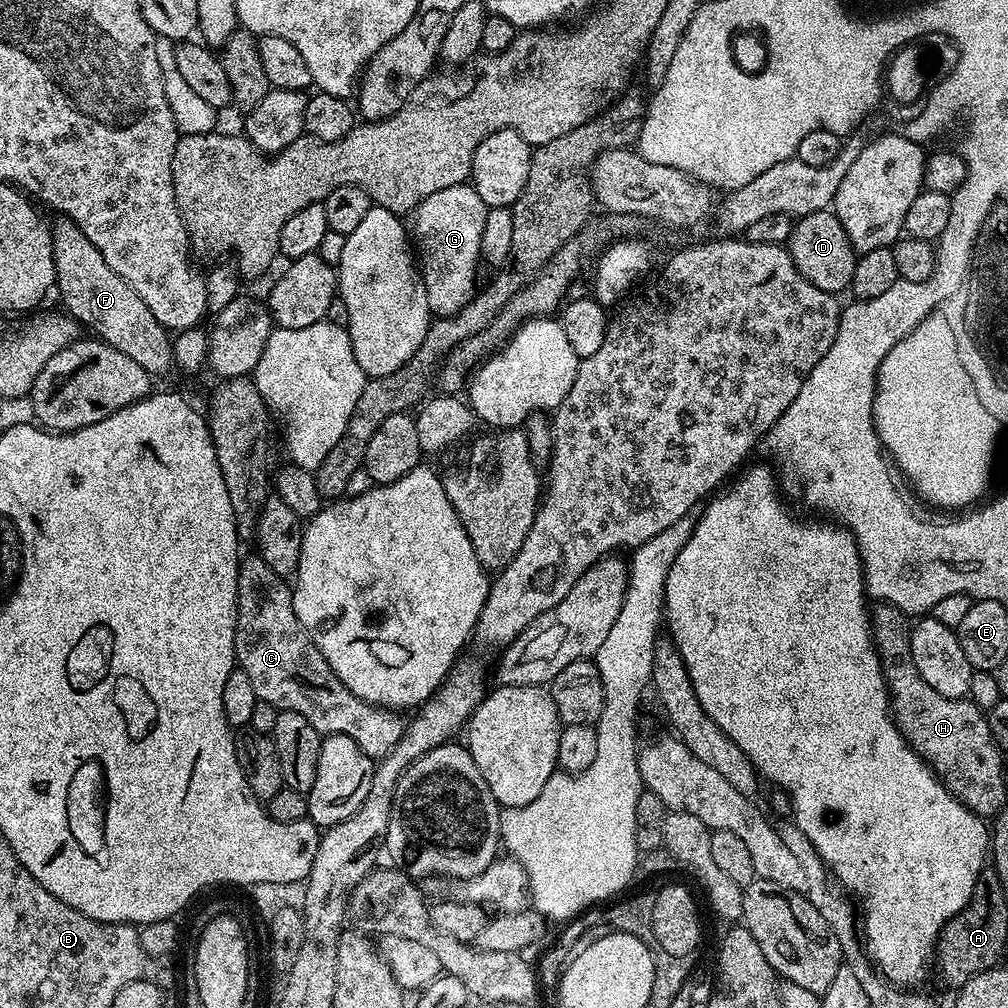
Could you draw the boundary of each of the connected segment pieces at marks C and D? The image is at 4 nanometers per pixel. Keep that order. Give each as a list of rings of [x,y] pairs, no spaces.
[[[258,554],[245,555],[240,561],[238,574],[238,598],[236,599],[236,647],[234,649],[239,671],[245,672],[254,685],[254,694],[257,700],[270,702],[282,712],[297,712],[318,730],[321,737],[334,734],[346,734],[362,746],[362,750],[372,761],[379,762],[404,734],[405,718],[399,711],[390,708],[380,708],[360,700],[334,674],[334,670],[326,662],[326,658],[318,650],[310,634],[298,622],[298,614],[294,614],[292,588],[289,581],[283,576],[274,574],[270,566]]]
[[[825,210],[799,217],[792,225],[786,247],[802,278],[814,282],[818,290],[841,294],[851,289],[858,254],[853,250],[850,238],[846,238],[846,230],[842,230],[842,222],[838,222],[835,211]]]

